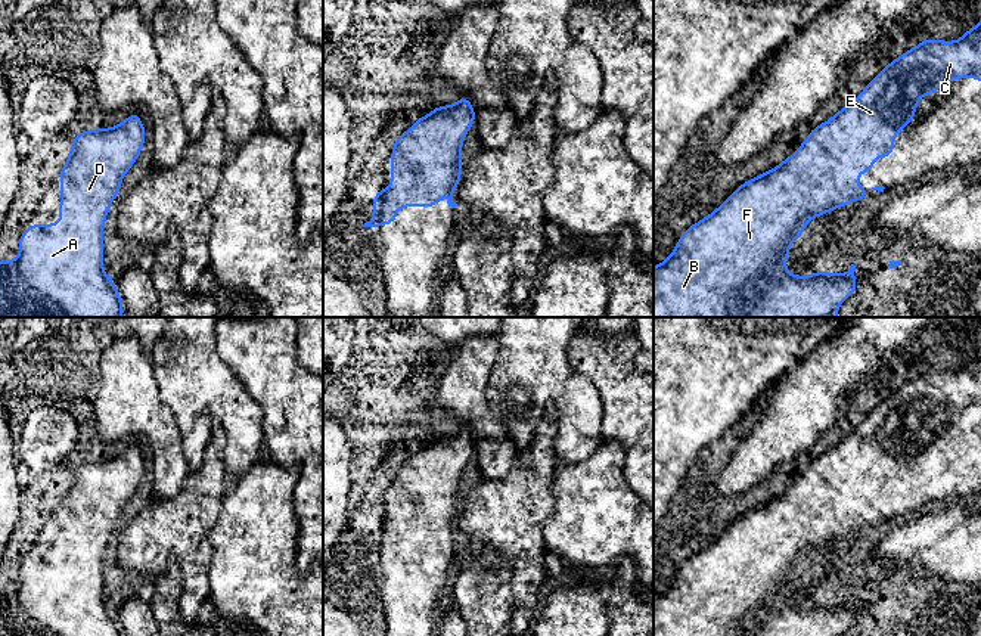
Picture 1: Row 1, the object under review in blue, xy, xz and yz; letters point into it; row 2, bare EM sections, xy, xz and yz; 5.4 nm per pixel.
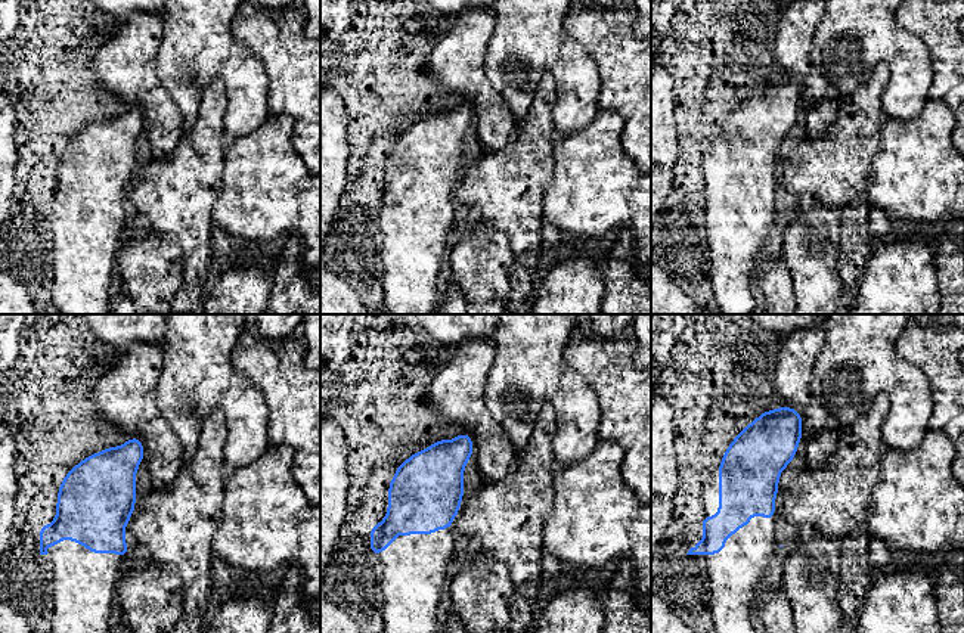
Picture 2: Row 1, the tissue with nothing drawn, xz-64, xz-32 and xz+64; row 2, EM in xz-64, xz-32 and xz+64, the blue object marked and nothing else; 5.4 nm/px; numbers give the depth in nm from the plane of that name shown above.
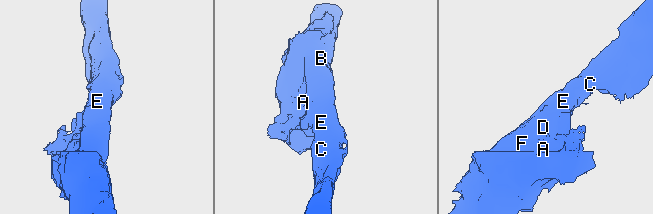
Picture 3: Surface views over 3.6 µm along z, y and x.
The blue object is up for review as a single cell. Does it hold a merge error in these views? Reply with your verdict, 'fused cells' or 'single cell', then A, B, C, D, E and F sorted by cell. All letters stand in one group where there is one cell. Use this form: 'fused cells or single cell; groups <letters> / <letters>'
single cell; groups A B C D E F

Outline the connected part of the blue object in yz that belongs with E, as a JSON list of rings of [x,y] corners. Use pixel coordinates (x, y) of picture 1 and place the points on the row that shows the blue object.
[[[981,21],[957,41],[923,38],[919,46],[907,49],[870,80],[851,103],[813,128],[794,155],[769,173],[746,180],[714,212],[692,224],[680,236],[673,254],[654,267],[654,317],[838,317],[836,308],[860,285],[856,282],[854,264],[838,276],[829,272],[792,276],[782,264],[791,261],[788,249],[811,218],[869,196],[857,184],[857,177],[863,171],[872,171],[876,158],[894,155],[894,134],[915,121],[919,99],[935,93],[956,77],[981,81]]]

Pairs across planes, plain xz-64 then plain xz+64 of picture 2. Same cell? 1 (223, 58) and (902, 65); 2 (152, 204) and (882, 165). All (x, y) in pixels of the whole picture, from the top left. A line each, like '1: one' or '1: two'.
1: one
2: two

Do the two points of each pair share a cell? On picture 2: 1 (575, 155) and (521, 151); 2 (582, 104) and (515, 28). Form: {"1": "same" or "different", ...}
{"1": "different", "2": "same"}

